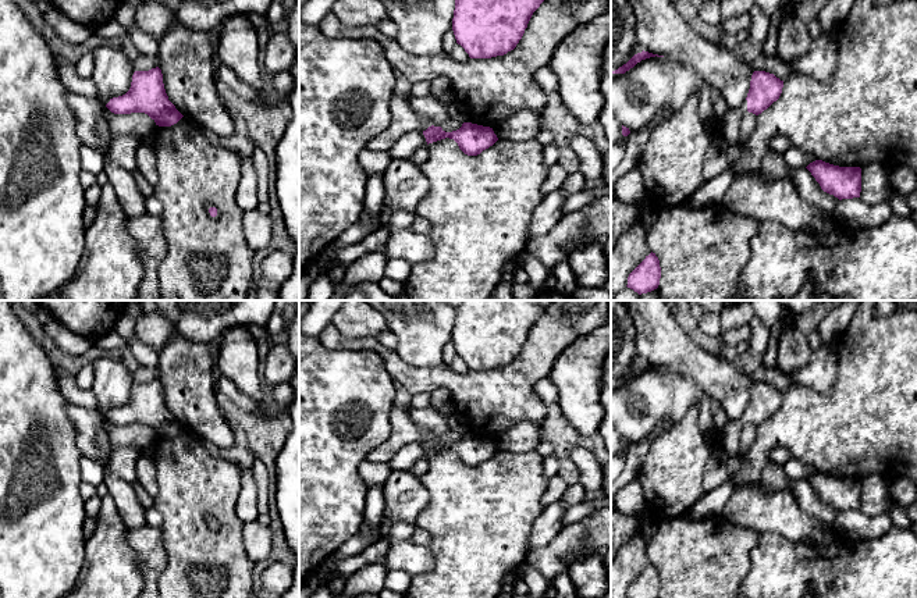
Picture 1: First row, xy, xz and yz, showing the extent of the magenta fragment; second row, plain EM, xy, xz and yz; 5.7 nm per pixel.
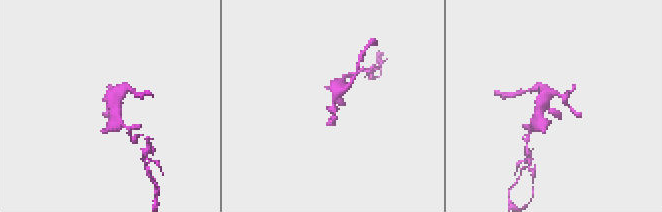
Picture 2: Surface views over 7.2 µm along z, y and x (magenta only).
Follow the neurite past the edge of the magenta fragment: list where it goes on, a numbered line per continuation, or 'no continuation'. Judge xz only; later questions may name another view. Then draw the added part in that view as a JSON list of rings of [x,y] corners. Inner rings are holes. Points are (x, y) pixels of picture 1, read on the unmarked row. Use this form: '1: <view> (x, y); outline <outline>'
1: xz (432, 420); outline [[[409,406],[408,414],[416,426],[426,430],[434,438],[441,438],[451,428],[449,416],[442,414],[434,407],[415,409]]]

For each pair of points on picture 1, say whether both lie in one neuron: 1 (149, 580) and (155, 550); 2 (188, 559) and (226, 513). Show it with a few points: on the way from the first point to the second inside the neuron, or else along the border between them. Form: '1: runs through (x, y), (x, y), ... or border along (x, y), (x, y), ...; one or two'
1: runs through (150, 573), (150, 556); one
2: runs through (201, 551), (226, 526); one

